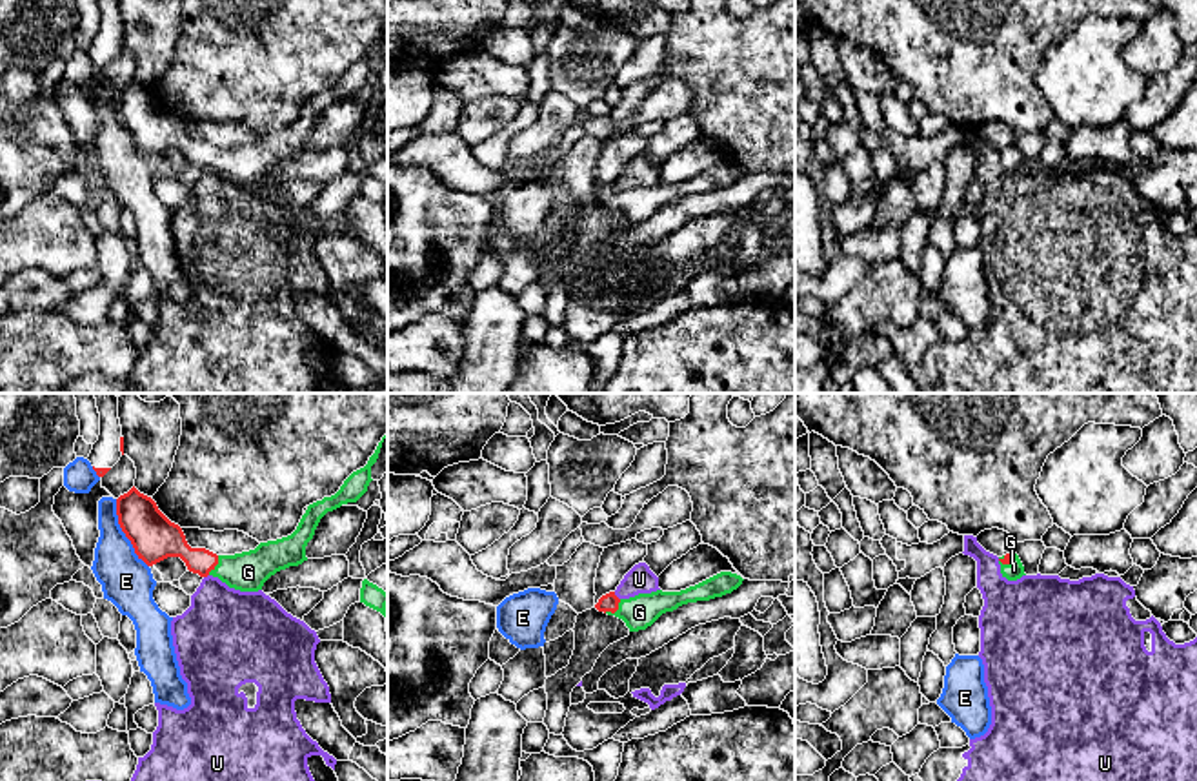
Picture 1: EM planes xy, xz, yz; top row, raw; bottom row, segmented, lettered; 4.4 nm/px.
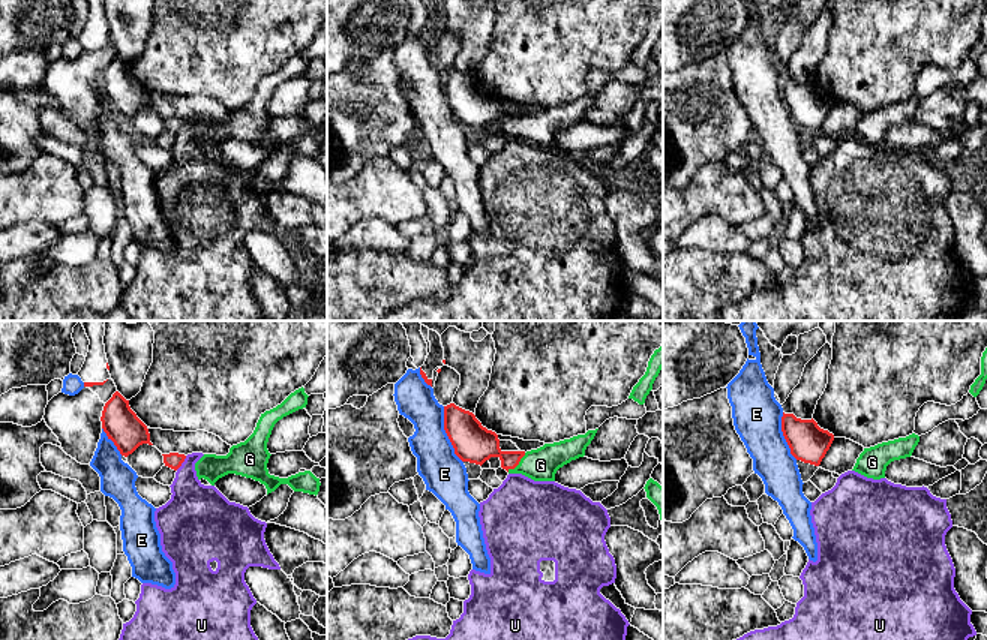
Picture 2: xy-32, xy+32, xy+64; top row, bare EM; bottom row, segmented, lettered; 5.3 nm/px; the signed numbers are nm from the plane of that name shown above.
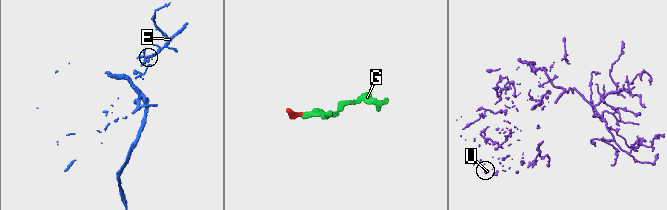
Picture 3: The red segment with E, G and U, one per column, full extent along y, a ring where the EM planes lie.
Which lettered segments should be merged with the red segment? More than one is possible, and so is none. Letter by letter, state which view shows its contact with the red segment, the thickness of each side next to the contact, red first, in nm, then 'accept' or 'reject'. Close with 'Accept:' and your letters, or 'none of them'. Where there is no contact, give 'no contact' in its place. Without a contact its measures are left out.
E: xy | 200/220 nm | reject
G: xz | 80/150 nm | accept
U: xz | 80/120 nm | reject
Accept: G

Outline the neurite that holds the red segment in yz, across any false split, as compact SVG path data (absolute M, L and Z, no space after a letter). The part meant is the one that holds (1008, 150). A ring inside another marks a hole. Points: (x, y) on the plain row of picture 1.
M1013 144L999 149L999 157L1001 157L1002 169L1006 169L1008 173L1017 173L1022 167L1026 167L1019 147Z

